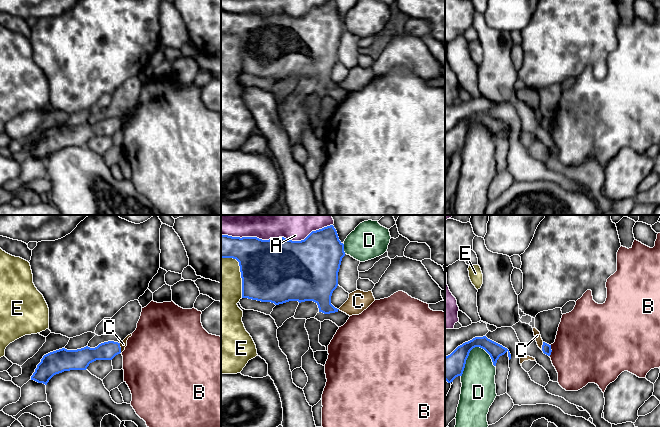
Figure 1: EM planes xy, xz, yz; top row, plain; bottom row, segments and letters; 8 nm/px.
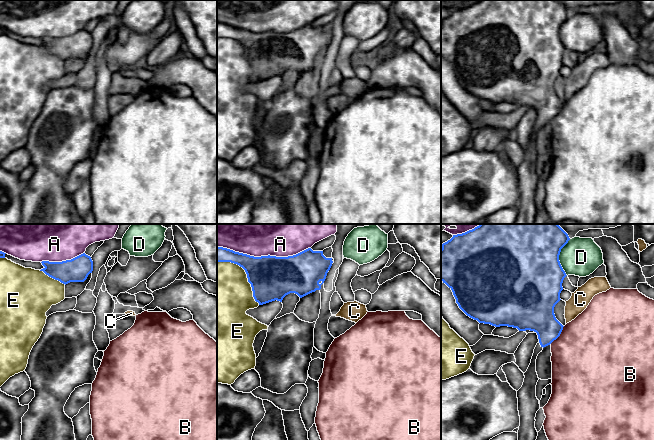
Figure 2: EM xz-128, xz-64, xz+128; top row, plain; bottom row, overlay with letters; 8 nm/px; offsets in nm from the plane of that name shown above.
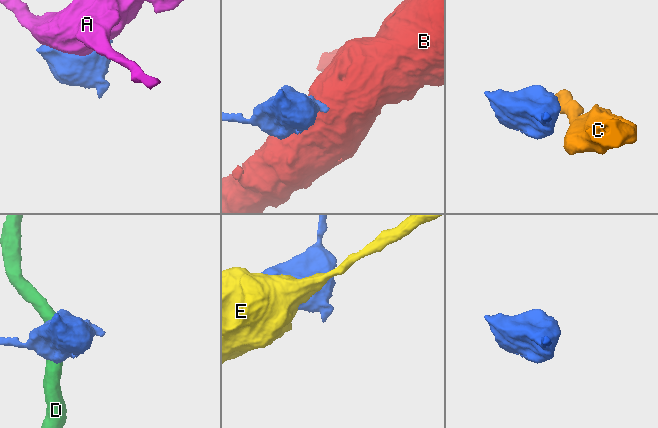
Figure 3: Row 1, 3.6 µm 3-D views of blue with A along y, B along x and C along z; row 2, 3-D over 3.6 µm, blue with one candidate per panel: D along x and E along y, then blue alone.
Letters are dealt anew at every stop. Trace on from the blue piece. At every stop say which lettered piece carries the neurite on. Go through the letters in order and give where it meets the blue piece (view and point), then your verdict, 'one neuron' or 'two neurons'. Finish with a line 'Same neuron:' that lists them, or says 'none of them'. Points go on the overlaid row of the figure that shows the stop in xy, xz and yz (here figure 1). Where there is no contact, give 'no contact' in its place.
A: xz (276, 238) | two neurons
B: yz (551, 351) | two neurons
C: xy (120, 348) | two neurons
D: yz (468, 354) | two neurons
E: xz (240, 271) | two neurons
Same neuron: none of them

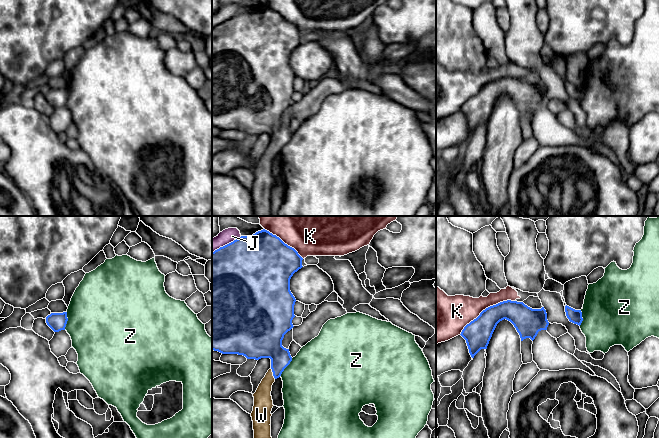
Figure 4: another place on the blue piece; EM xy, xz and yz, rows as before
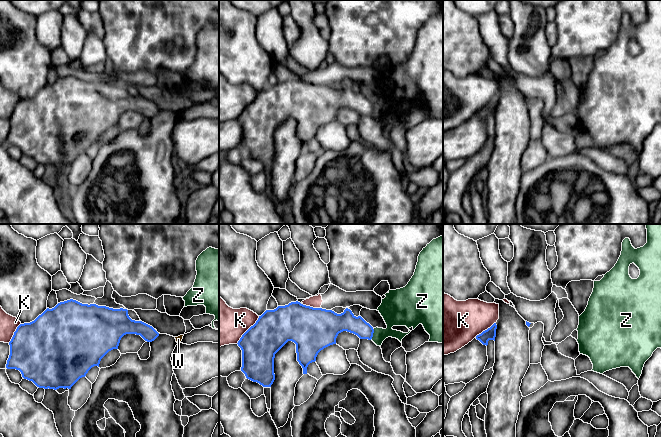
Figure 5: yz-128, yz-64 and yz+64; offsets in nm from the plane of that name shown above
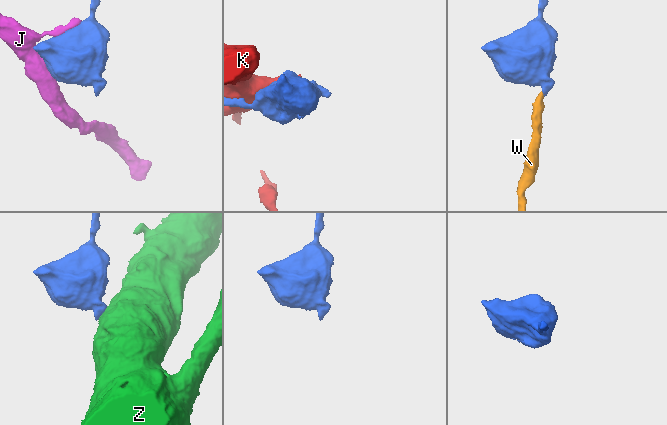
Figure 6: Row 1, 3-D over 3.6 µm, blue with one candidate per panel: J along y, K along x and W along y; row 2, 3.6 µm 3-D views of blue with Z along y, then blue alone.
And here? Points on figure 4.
J: xz (227, 244) | two neurons
K: yz (486, 308) | two neurons
W: xz (273, 373) | one neuron
Z: xz (286, 366) | two neurons
Same neuron: W

